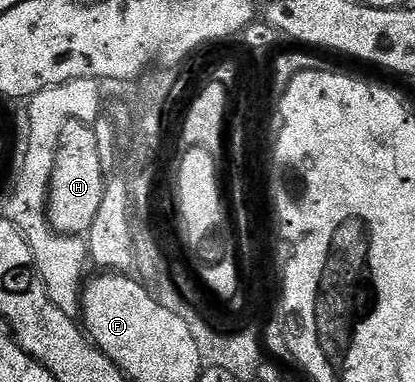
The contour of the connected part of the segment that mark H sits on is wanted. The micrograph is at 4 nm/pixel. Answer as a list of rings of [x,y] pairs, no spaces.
[[[69,122],[60,136],[58,150],[58,166],[54,170],[54,185],[50,188],[50,222],[60,234],[85,235],[92,228],[92,220],[96,220],[96,212],[100,212],[100,204],[106,195],[108,179],[104,176],[104,168],[100,164],[96,132],[88,122]]]

